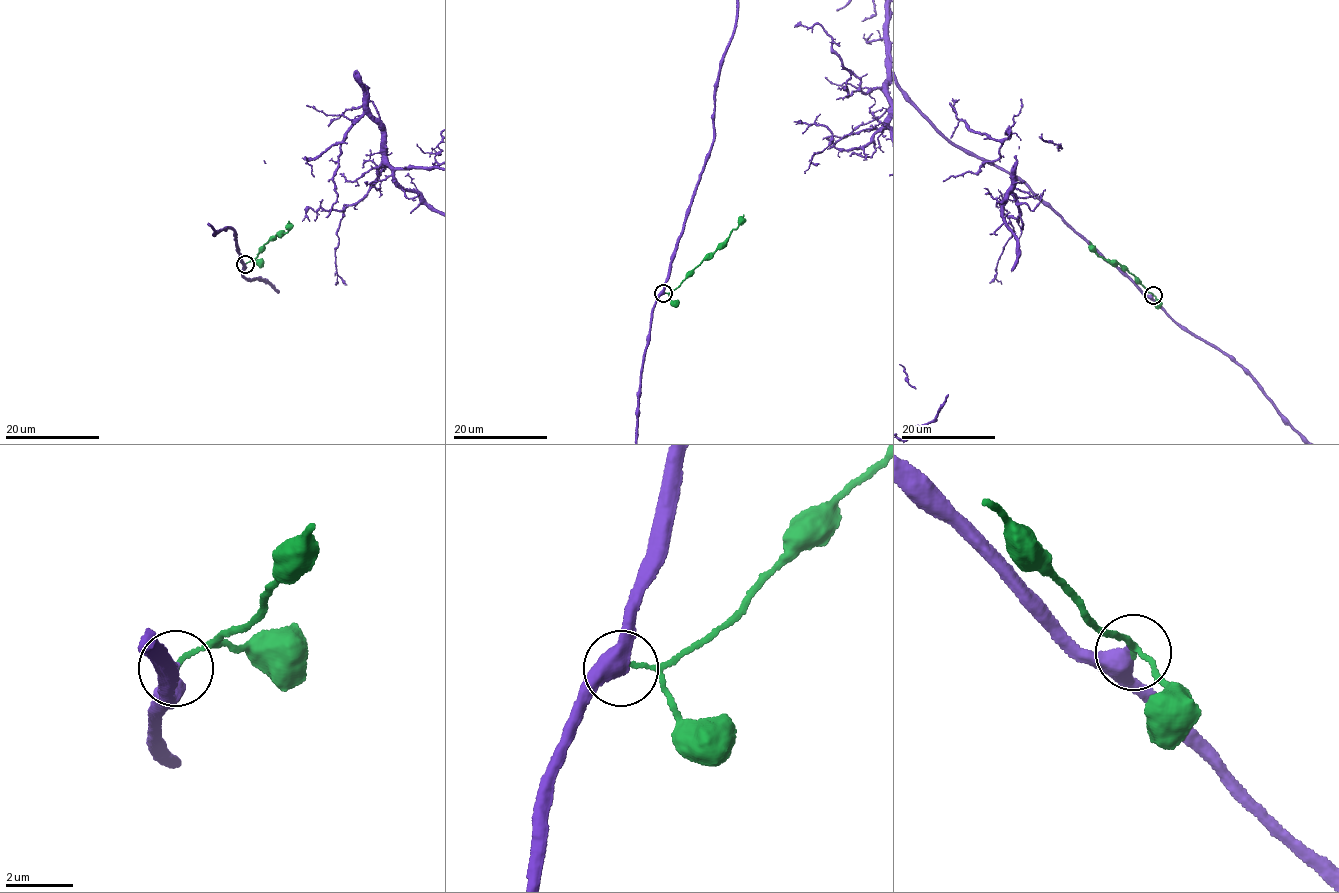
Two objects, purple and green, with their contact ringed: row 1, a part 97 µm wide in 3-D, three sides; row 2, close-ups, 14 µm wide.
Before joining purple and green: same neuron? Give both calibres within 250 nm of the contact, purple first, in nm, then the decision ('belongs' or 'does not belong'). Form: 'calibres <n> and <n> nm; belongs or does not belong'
calibres 400 and 130 nm; does not belong

